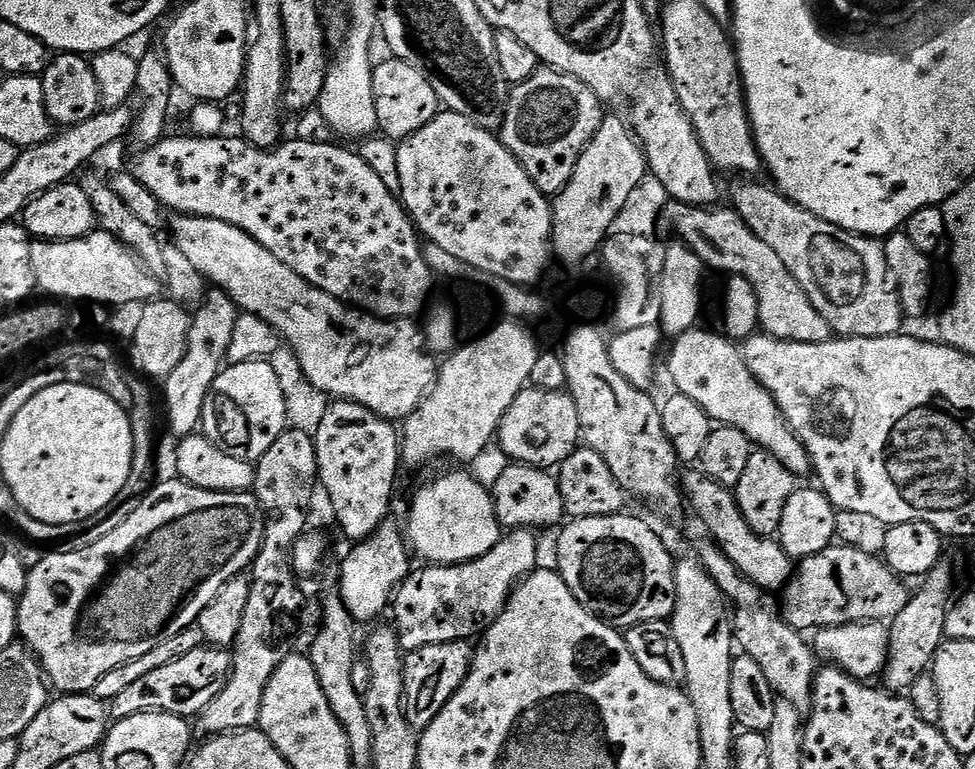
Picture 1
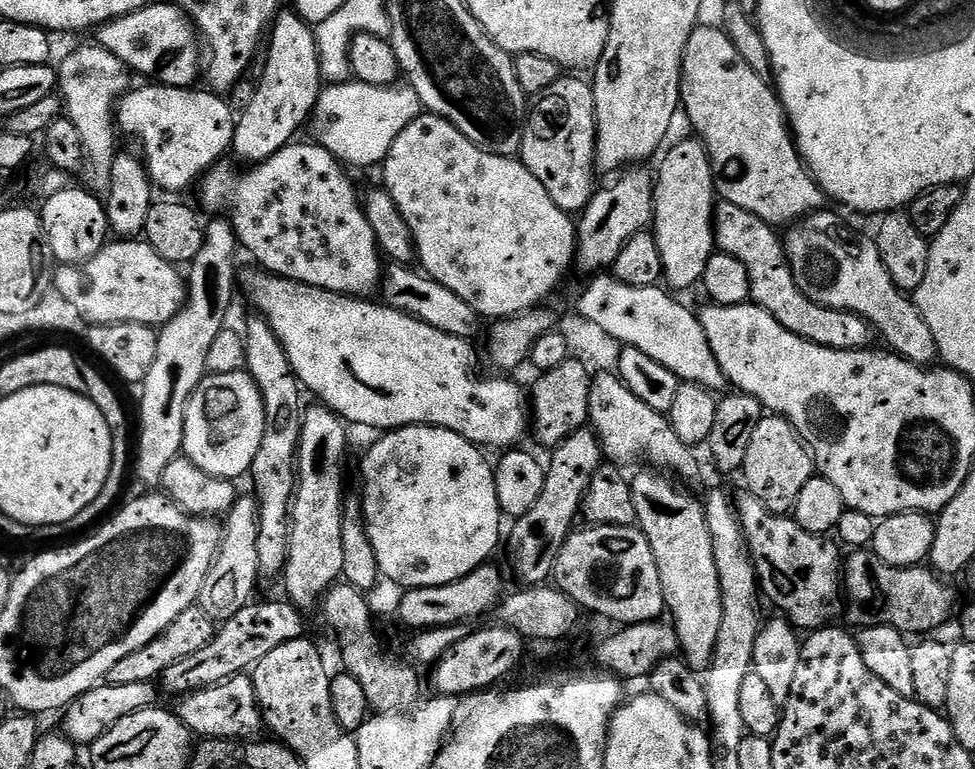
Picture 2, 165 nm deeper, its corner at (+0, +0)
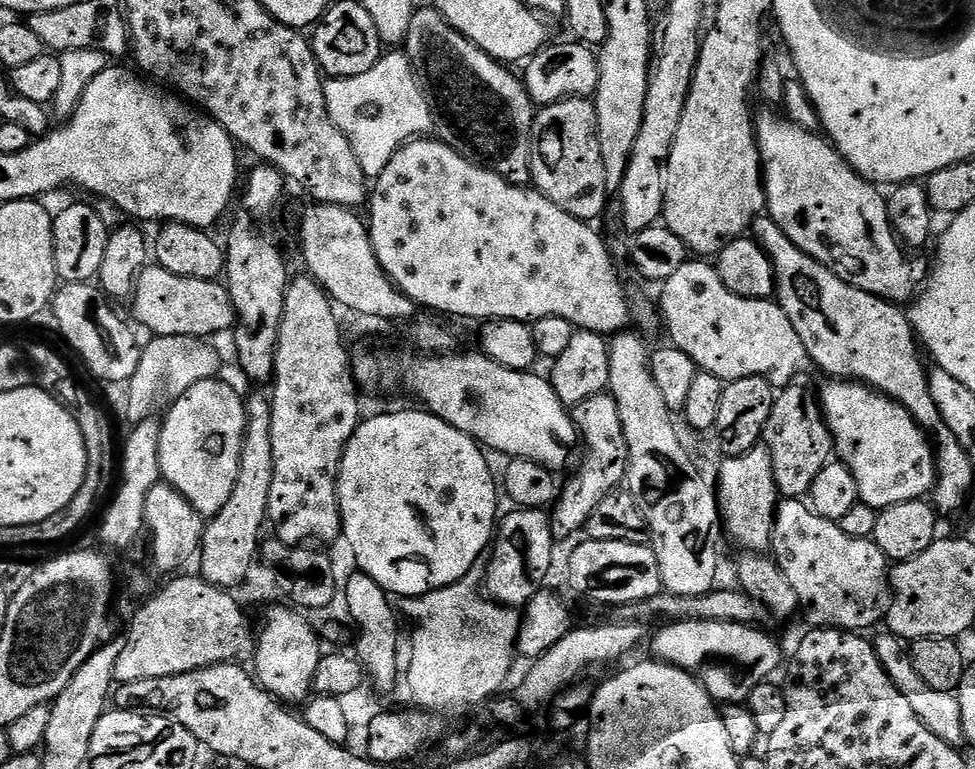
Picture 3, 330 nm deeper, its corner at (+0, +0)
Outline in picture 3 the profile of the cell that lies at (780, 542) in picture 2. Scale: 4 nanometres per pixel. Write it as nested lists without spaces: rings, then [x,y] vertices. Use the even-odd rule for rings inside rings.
[[[784,498],[777,503],[776,521],[774,522],[774,530],[772,531],[772,547],[770,552],[777,566],[782,570],[782,574],[786,574],[786,582],[790,582],[790,586],[794,586],[794,594],[798,594],[803,611],[808,611],[808,620],[812,623],[809,625],[815,626],[816,628],[839,628],[845,632],[859,633],[861,630],[864,630],[860,628],[872,628],[879,620],[881,623],[887,617],[890,606],[892,605],[892,582],[890,579],[890,561],[888,557],[882,554],[882,550],[872,539],[850,538],[850,534],[842,534],[842,530],[837,521],[820,517],[803,499]]]

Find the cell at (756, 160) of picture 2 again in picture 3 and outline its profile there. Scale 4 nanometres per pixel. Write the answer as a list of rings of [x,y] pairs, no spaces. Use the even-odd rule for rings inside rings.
[[[764,110],[755,117],[756,145],[760,147],[760,166],[764,181],[766,212],[772,221],[810,258],[822,262],[842,282],[858,286],[883,300],[890,300],[897,306],[904,306],[917,295],[930,271],[929,261],[907,260],[905,249],[896,239],[896,232],[888,217],[888,202],[885,193],[870,180],[864,180],[845,162],[835,144],[823,135],[808,132],[794,121]]]

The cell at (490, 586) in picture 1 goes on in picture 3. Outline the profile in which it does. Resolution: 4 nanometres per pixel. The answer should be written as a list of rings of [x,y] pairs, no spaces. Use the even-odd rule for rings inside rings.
[[[605,390],[594,394],[594,398],[586,398],[586,402],[578,402],[571,405],[572,421],[576,424],[576,431],[579,439],[588,449],[584,452],[584,465],[569,478],[563,481],[558,495],[551,509],[552,531],[561,537],[572,533],[579,533],[587,525],[590,514],[598,507],[598,502],[606,498],[606,494],[617,491],[625,483],[628,474],[628,447],[626,446],[626,434],[622,430],[622,418],[618,418],[618,402],[614,402],[611,392]]]

